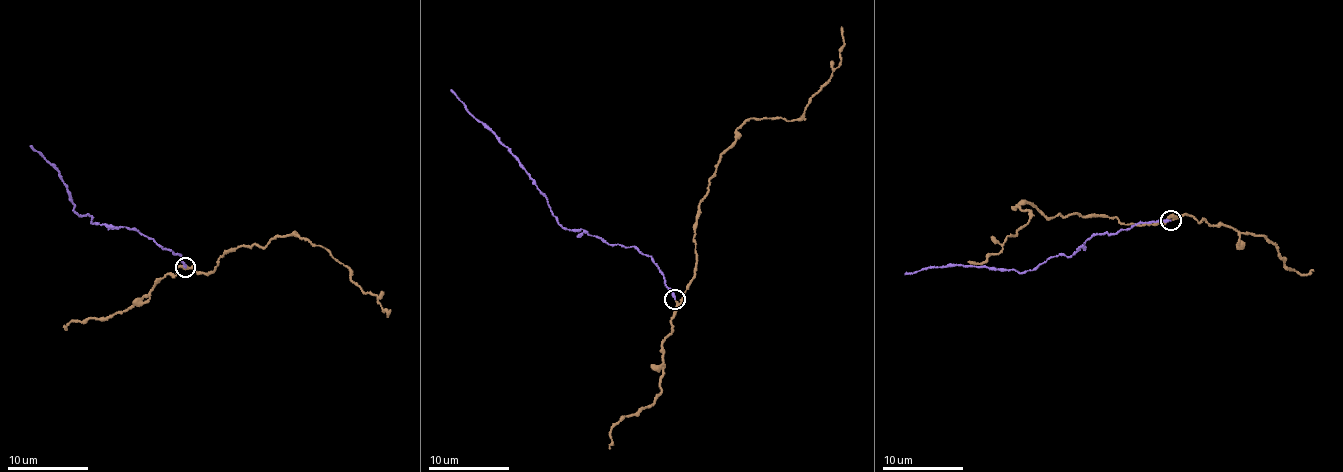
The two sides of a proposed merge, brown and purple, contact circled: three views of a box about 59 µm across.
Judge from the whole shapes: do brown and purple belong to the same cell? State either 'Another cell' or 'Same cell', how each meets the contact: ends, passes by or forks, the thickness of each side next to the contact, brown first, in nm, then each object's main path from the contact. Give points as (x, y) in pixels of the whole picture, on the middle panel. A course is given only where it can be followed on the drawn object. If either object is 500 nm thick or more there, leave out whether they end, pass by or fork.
Same cell. At the ring brown passes by. At the ring purple ends. Thickness 200 nm (brown) against 240 nm. Course of brown: (675, 301), (681, 302), (695, 272), (698, 205), (721, 153), (751, 118), (801, 116), (837, 67), (841, 26). Course of purple: (675, 299), (649, 256), (588, 236), (584, 229), (564, 229), (531, 176), (450, 88)

